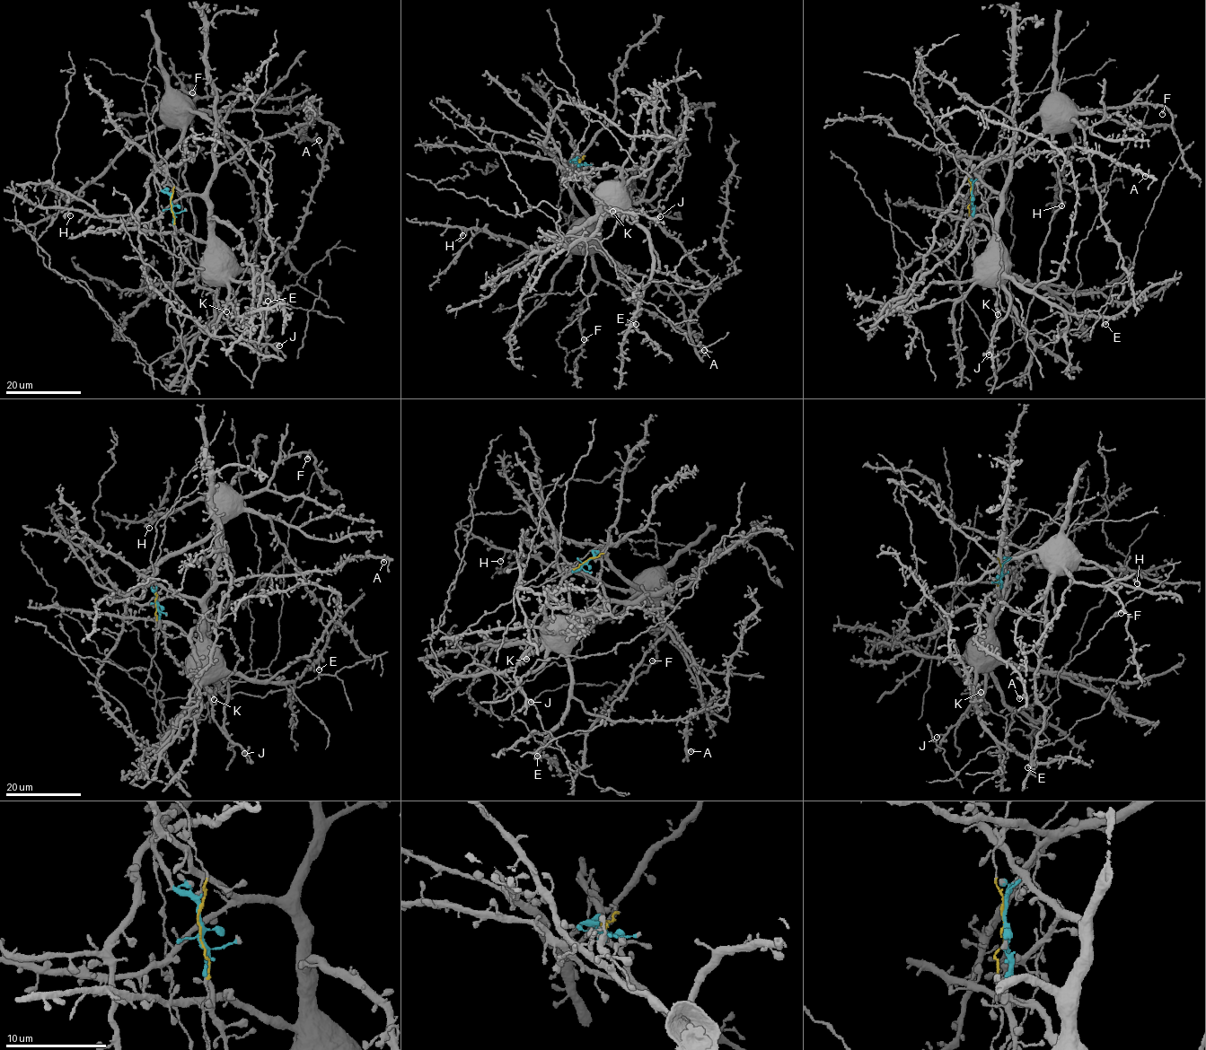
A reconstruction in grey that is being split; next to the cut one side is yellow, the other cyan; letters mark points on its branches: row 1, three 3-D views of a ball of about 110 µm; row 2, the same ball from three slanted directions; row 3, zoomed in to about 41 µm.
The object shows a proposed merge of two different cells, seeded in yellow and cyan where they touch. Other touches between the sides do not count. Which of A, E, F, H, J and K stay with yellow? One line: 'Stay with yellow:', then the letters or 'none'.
Stay with yellow: A, E

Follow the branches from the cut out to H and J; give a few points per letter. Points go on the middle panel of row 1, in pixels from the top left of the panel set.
H: (578, 161), (564, 167), (565, 179), (588, 226), (566, 245), (531, 249), (473, 228), (462, 229), (462, 235)
J: (578, 161), (580, 172), (585, 172), (589, 179), (588, 189), (605, 210), (645, 214), (649, 217), (660, 216)

